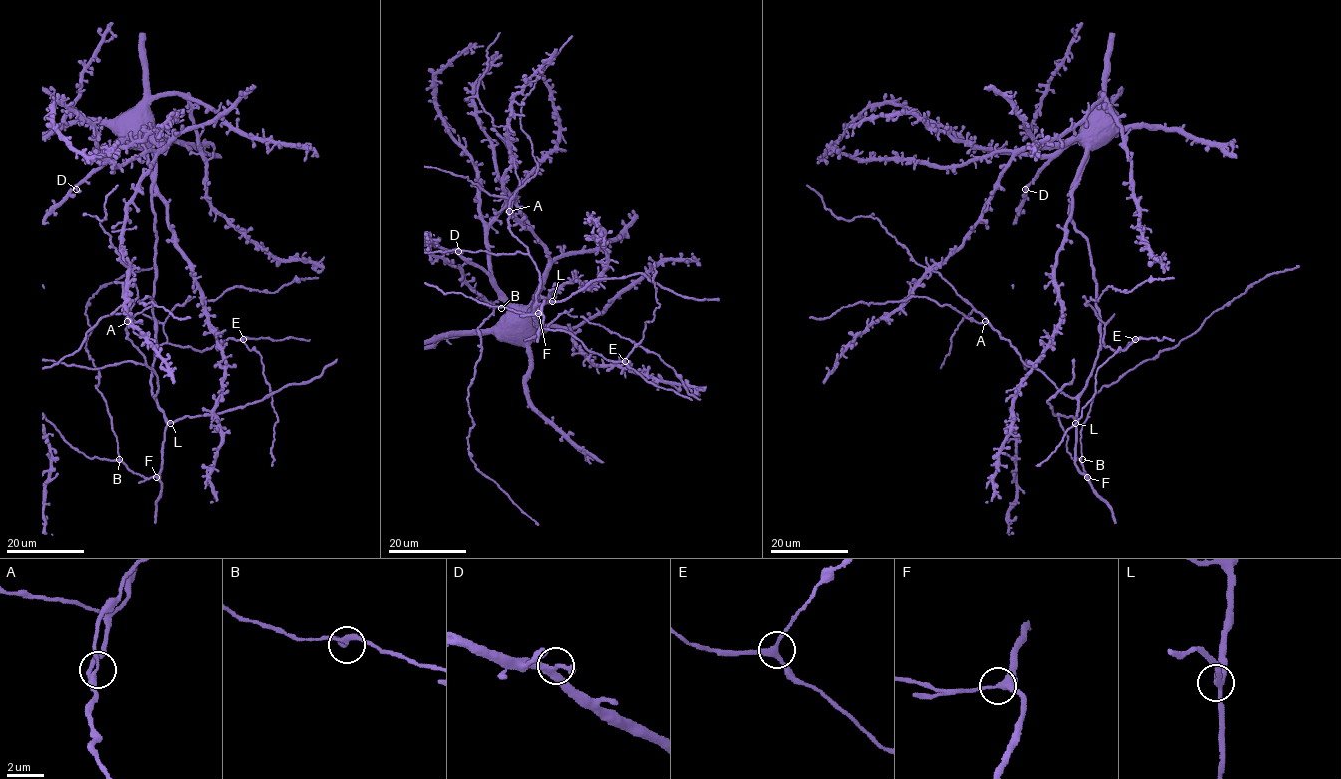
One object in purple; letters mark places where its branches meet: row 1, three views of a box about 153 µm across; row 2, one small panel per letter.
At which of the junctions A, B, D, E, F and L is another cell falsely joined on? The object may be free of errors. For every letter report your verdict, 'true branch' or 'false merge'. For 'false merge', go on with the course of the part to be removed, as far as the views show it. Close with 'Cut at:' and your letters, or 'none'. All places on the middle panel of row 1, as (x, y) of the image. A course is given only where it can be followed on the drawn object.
A: true branch
B: true branch
D: true branch
E: true branch
F: true branch
L: true branch
Cut at: none

